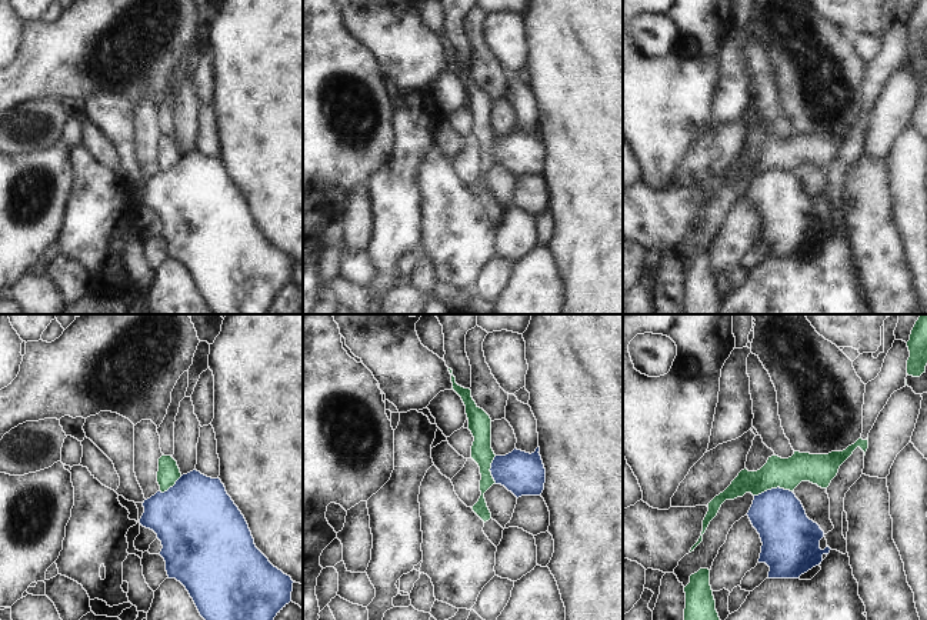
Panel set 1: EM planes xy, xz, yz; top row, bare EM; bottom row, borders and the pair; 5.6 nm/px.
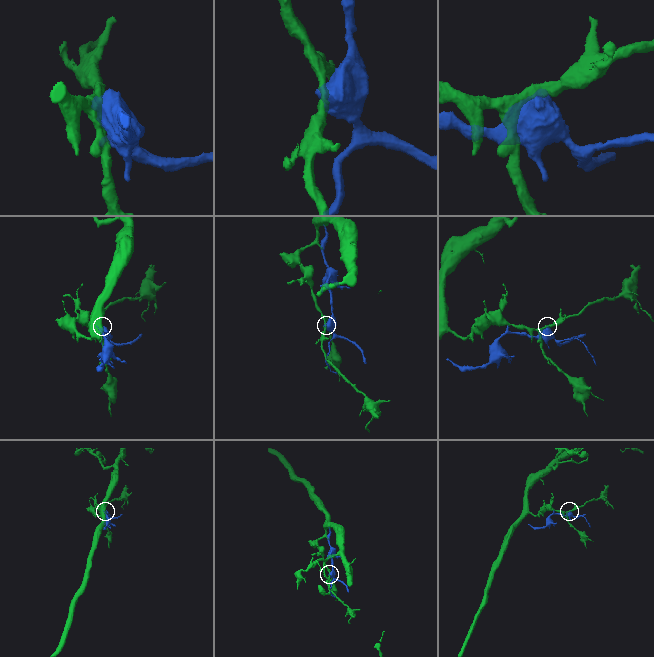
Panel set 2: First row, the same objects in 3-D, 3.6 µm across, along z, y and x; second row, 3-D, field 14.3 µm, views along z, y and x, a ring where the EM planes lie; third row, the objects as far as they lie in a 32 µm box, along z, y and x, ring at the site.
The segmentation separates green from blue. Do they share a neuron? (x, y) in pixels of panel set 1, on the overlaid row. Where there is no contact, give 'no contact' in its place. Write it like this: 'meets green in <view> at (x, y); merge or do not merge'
meets green in yz at (773, 487); do not merge

